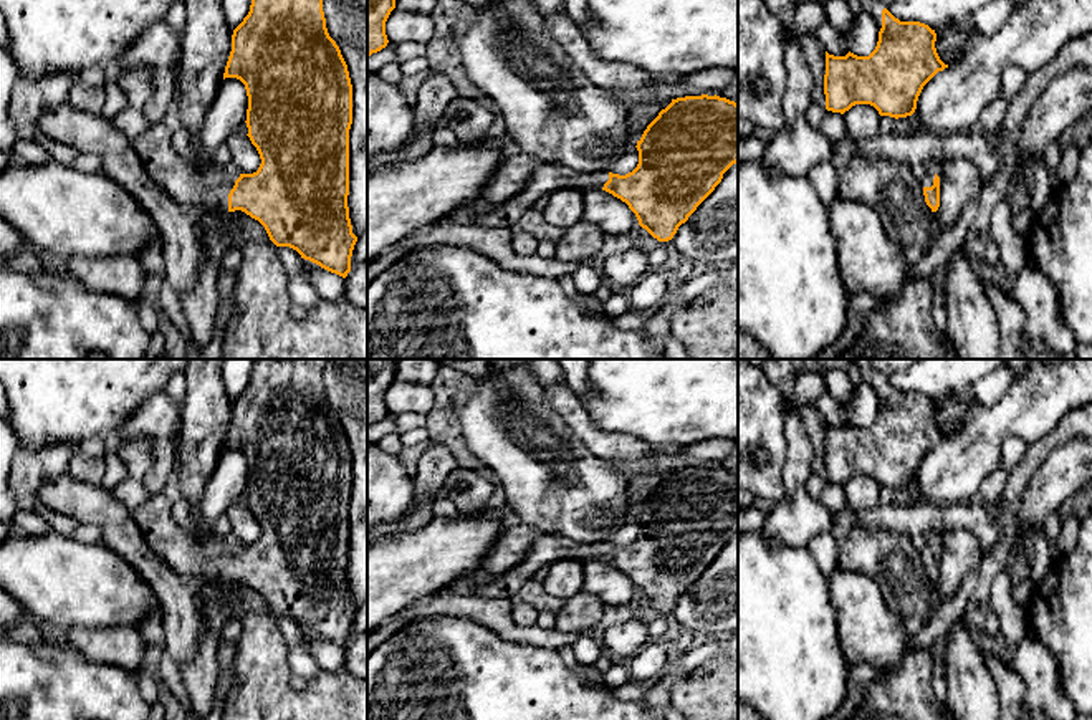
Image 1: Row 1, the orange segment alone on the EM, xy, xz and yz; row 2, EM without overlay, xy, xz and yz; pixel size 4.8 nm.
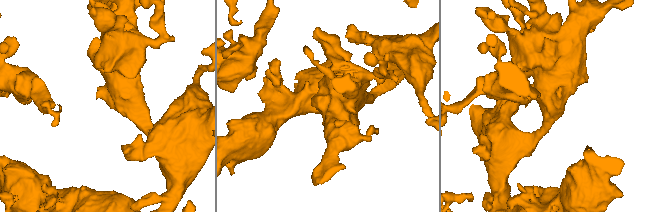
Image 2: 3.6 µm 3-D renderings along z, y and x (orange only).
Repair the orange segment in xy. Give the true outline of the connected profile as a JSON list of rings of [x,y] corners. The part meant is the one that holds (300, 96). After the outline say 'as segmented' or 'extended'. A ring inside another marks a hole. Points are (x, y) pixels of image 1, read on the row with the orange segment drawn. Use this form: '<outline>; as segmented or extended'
[[[251,0],[250,12],[243,18],[243,22],[233,30],[232,35],[232,51],[225,66],[223,79],[237,78],[245,84],[248,96],[248,109],[247,109],[247,127],[248,137],[251,144],[256,147],[261,164],[253,174],[237,174],[232,170],[225,170],[213,164],[213,161],[200,166],[190,154],[180,156],[172,147],[172,131],[169,131],[162,122],[151,124],[149,129],[139,137],[132,139],[132,147],[141,161],[141,166],[149,174],[149,177],[169,195],[172,197],[182,209],[194,214],[205,214],[212,210],[222,212],[235,212],[242,210],[251,218],[258,220],[270,240],[276,247],[290,247],[296,250],[301,258],[309,260],[321,268],[336,273],[342,278],[351,271],[351,257],[357,237],[352,233],[352,225],[349,218],[347,195],[349,195],[349,129],[352,124],[352,84],[347,71],[347,65],[341,55],[339,46],[329,36],[326,28],[326,18],[323,12],[323,0]]]; extended

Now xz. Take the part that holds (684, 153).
[[[716,94],[672,99],[635,147],[639,164],[625,175],[541,162],[508,202],[490,205],[477,199],[475,222],[511,228],[541,197],[556,190],[606,190],[625,202],[654,238],[668,242],[738,162],[738,104]]]; extended

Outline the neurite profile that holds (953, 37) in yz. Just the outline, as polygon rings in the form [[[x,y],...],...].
[[[946,20],[936,33],[935,48],[940,60],[948,66],[958,66],[965,58],[975,30],[970,20]]]

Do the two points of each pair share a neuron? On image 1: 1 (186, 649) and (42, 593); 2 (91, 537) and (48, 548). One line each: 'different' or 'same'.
1: different
2: different

